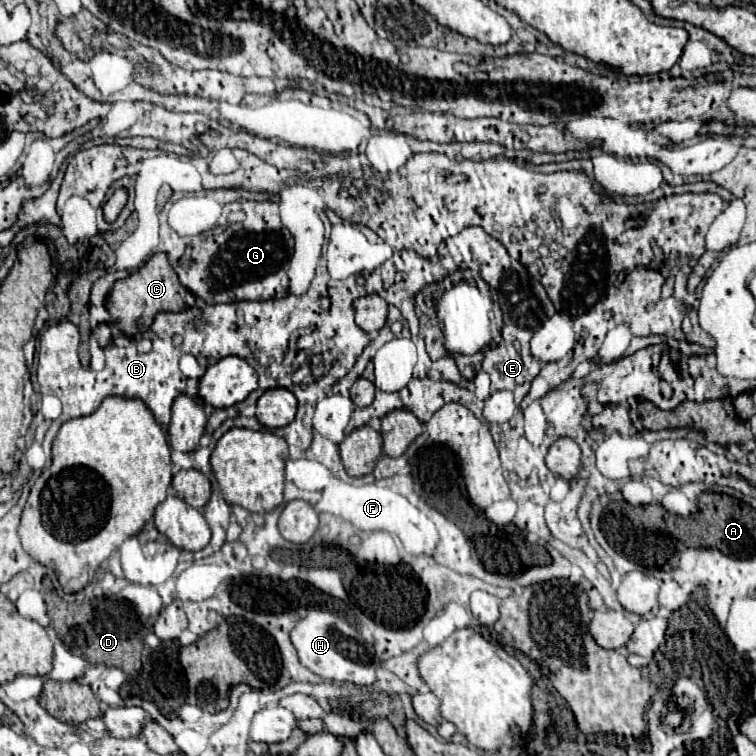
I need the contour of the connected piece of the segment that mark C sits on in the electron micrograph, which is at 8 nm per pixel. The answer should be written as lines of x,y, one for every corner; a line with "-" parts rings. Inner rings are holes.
155,253
143,267
139,267
129,277
115,283
105,305
107,305
109,313
113,311
111,313
113,325
117,325
119,331
125,333
127,337
135,337
149,329
149,325
153,323
153,317
157,313
161,313
161,311
179,313
181,309
185,309
185,295
187,295
187,289
181,287
177,273
173,271
173,267
167,261
167,255

